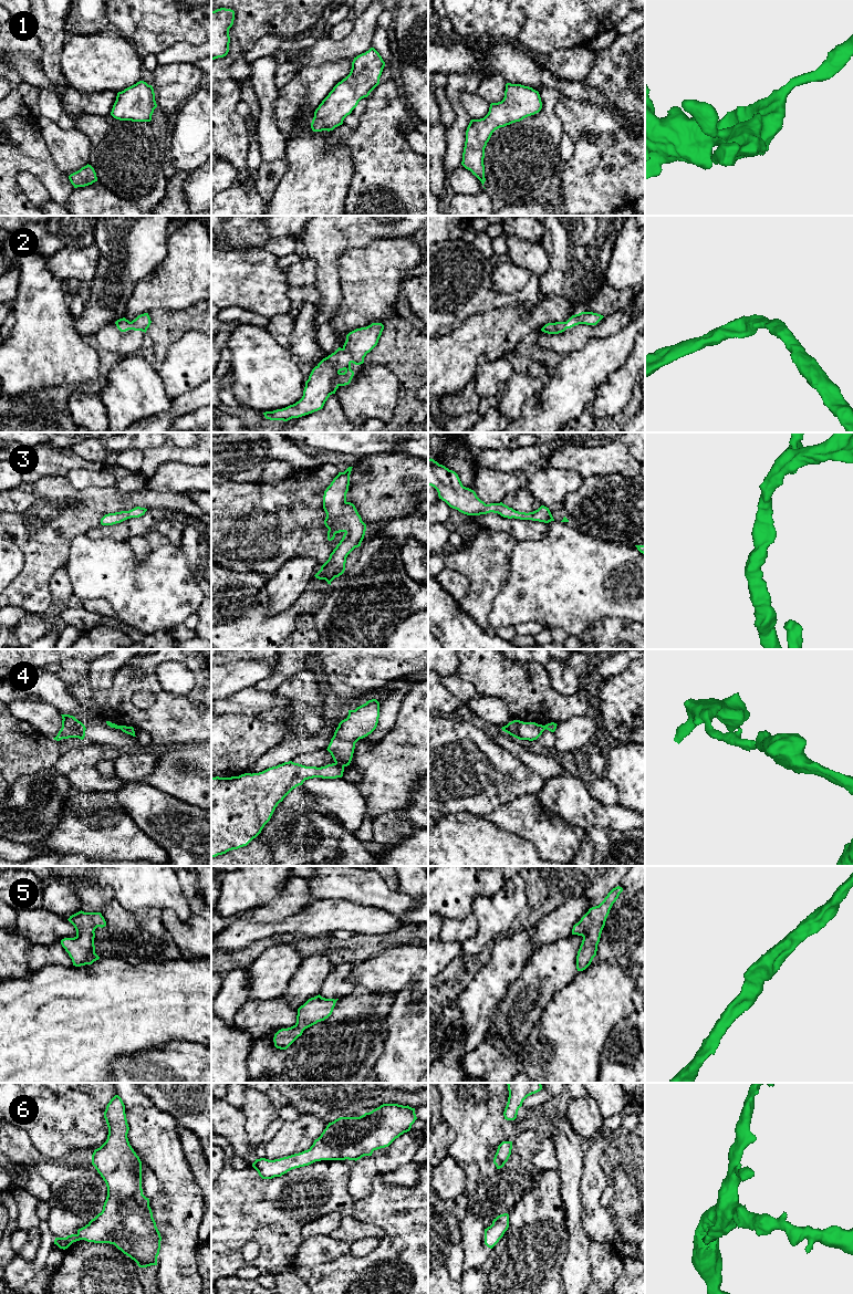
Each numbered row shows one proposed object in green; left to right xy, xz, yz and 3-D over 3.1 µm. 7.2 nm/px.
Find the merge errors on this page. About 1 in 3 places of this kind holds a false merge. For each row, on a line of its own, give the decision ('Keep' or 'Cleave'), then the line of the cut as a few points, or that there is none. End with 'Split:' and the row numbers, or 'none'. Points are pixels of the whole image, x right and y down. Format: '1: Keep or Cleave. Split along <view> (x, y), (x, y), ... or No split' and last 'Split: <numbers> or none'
1: Keep. No split
2: Keep. No split
3: Keep. No split
4: Cleave. Split along xz (334, 763), (343, 768)
5: Keep. No split
6: Keep. No split
Split: 4

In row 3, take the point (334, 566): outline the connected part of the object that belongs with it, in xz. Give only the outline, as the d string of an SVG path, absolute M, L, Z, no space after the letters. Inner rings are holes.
M352 468L339 472L323 495L323 509L326 513L324 524L329 529L327 540L334 540L336 533L344 533L329 560L314 575L319 580L325 580L330 585L335 577L344 573L347 555L355 547L361 546L366 531L366 524L362 521L355 505L346 501Z

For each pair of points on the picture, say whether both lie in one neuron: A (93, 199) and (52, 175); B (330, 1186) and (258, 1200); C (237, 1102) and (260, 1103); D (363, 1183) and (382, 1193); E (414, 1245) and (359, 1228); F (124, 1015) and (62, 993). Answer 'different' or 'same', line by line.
A: different
B: same
C: different
D: different
E: different
F: same

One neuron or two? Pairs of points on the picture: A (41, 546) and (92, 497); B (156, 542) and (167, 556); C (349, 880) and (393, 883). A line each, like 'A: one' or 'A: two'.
A: one
B: two
C: two

